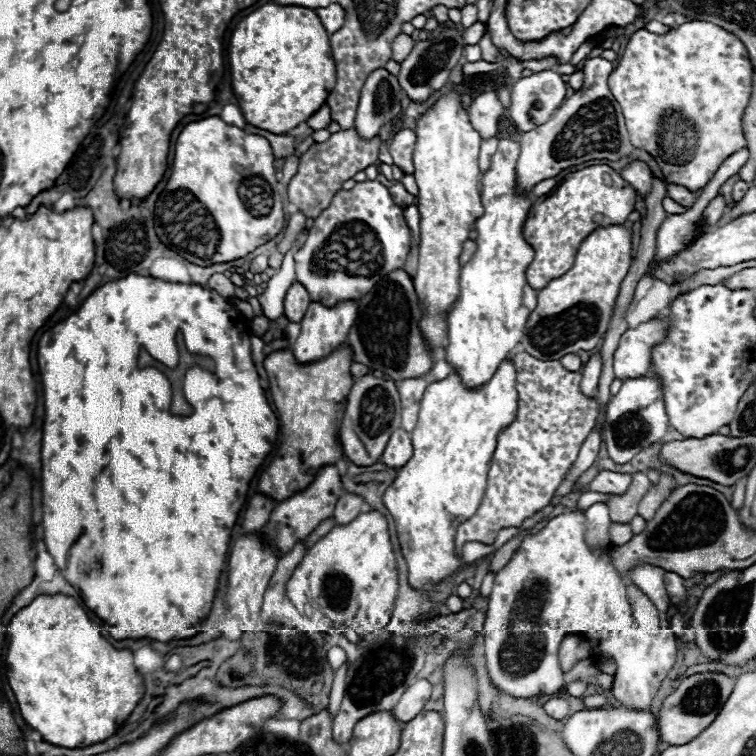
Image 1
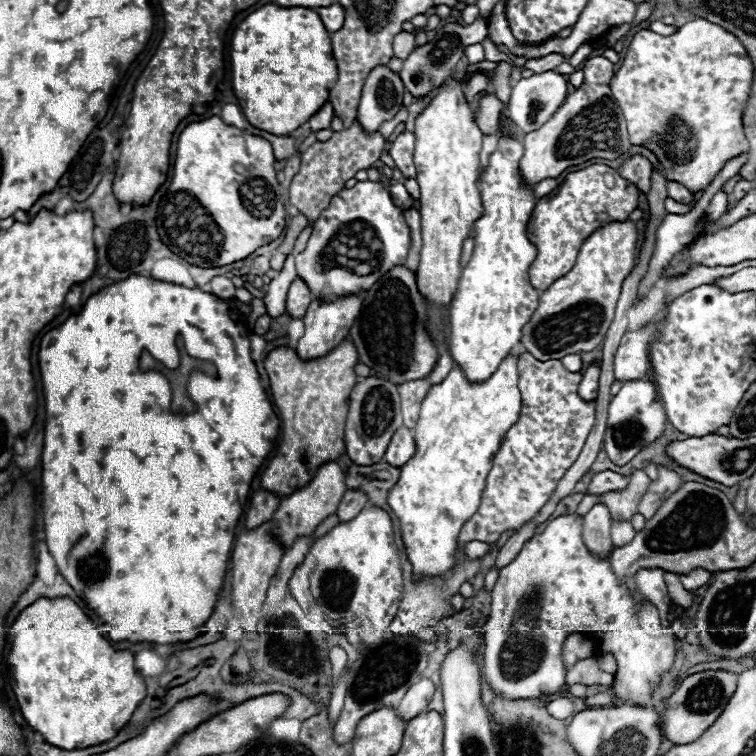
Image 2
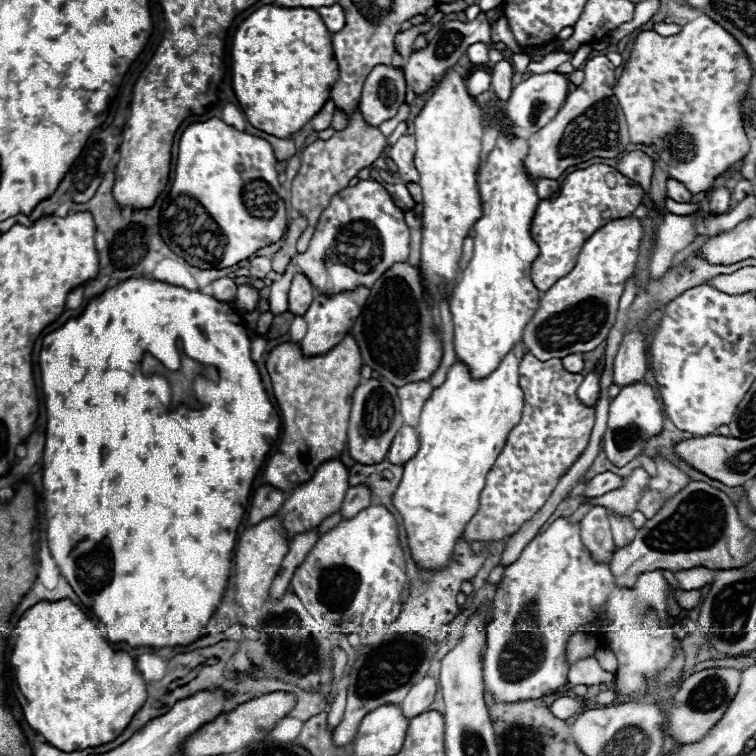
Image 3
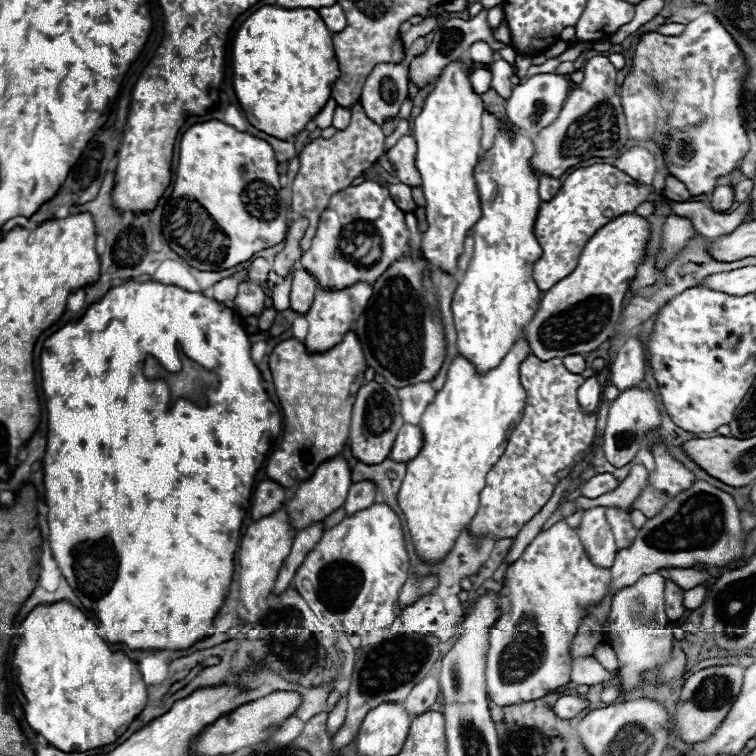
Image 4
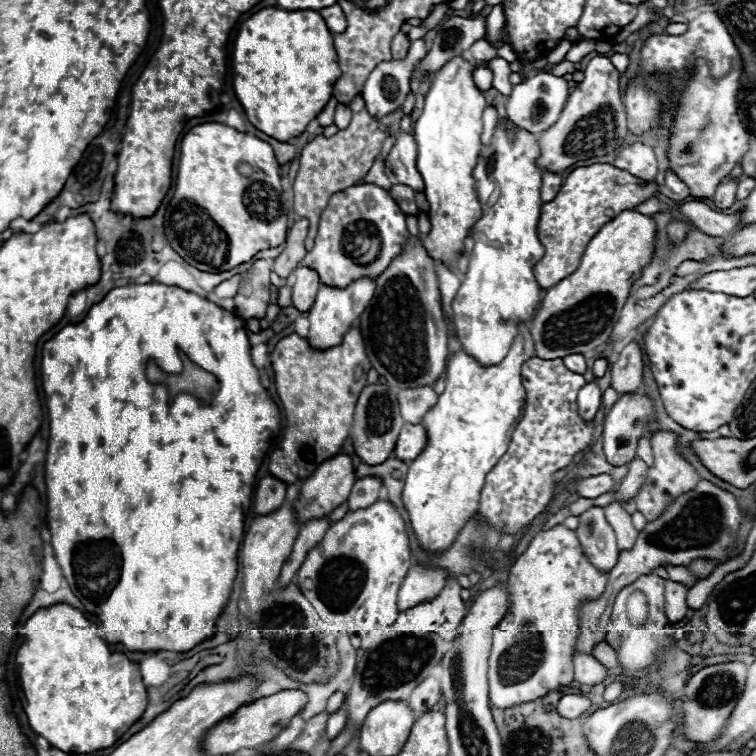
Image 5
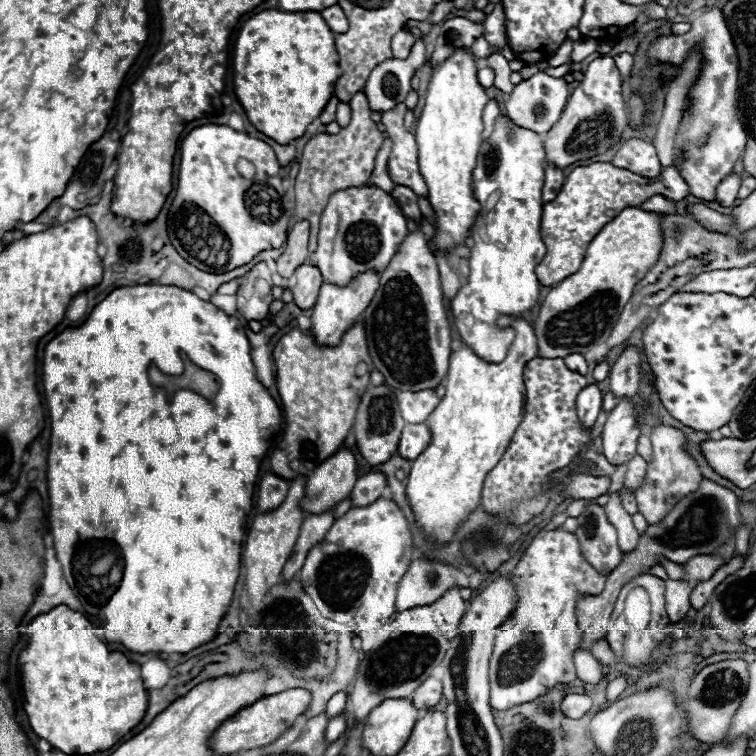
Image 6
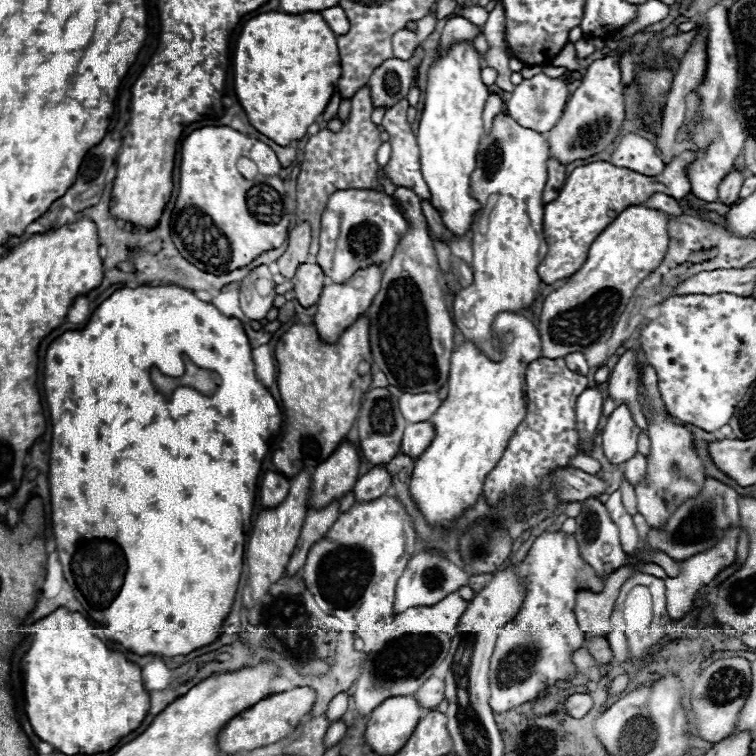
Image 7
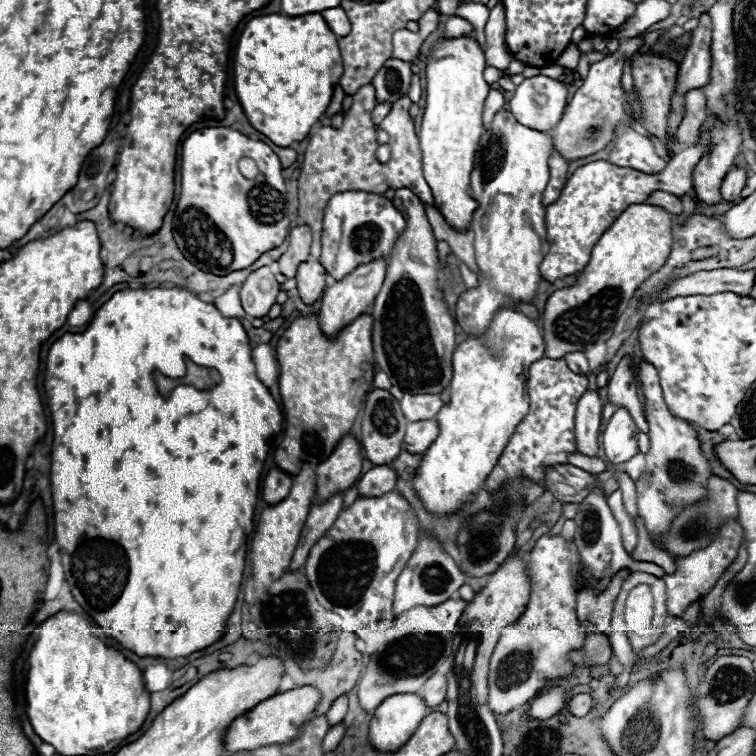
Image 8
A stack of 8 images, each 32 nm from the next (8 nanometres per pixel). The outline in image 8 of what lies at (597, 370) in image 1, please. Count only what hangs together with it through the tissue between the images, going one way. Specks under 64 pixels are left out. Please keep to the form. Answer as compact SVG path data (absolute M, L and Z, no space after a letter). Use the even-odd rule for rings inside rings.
M586 390L576 404L576 446L584 456L596 456L602 418L602 398L596 390Z

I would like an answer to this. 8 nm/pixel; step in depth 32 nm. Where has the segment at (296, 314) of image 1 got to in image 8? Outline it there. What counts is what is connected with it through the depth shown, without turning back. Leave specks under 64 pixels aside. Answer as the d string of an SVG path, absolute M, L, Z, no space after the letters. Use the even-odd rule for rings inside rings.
M318 260L302 262L298 266L296 288L304 304L314 304L322 296L322 290L326 288L326 270Z

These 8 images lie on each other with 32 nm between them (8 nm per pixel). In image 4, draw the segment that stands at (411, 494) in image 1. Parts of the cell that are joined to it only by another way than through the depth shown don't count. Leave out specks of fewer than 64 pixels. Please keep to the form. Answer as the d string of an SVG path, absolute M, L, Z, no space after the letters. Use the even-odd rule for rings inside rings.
M520 338L512 350L504 356L500 366L492 368L488 374L478 376L474 366L462 358L456 356L454 362L448 368L446 382L442 390L436 392L434 400L426 406L422 418L420 418L420 432L422 432L422 448L416 458L412 458L406 464L406 474L402 480L402 486L398 490L398 508L402 510L406 518L406 528L410 532L414 550L418 558L424 564L438 564L442 562L448 552L452 550L456 538L460 532L468 526L468 522L474 518L480 502L480 492L486 486L486 474L496 464L500 454L504 452L508 444L510 432L518 426L524 410L524 388L520 384L520 362L530 354L528 342Z

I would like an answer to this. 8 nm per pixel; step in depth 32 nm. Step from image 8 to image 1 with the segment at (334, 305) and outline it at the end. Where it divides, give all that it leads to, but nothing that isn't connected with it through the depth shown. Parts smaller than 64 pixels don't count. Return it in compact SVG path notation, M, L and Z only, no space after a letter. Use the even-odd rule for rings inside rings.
M352 300L340 302L334 308L326 308L318 302L312 302L300 322L300 326L302 326L300 336L296 338L294 346L290 348L296 362L308 364L308 362L316 362L320 358L326 358L328 354L332 354L332 350L336 350L336 346L340 346L346 340L348 330L350 330L352 322L356 320L356 310L358 310L358 302L352 302Z

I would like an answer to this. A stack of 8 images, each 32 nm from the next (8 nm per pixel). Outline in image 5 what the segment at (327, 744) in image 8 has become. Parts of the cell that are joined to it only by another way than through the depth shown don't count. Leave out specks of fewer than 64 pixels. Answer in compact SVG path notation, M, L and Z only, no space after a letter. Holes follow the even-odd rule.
M342 704L334 714L330 714L330 718L328 718L328 726L326 726L326 734L328 734L330 740L336 738L336 734L344 728L344 724L346 724L346 714L348 714L346 704Z

